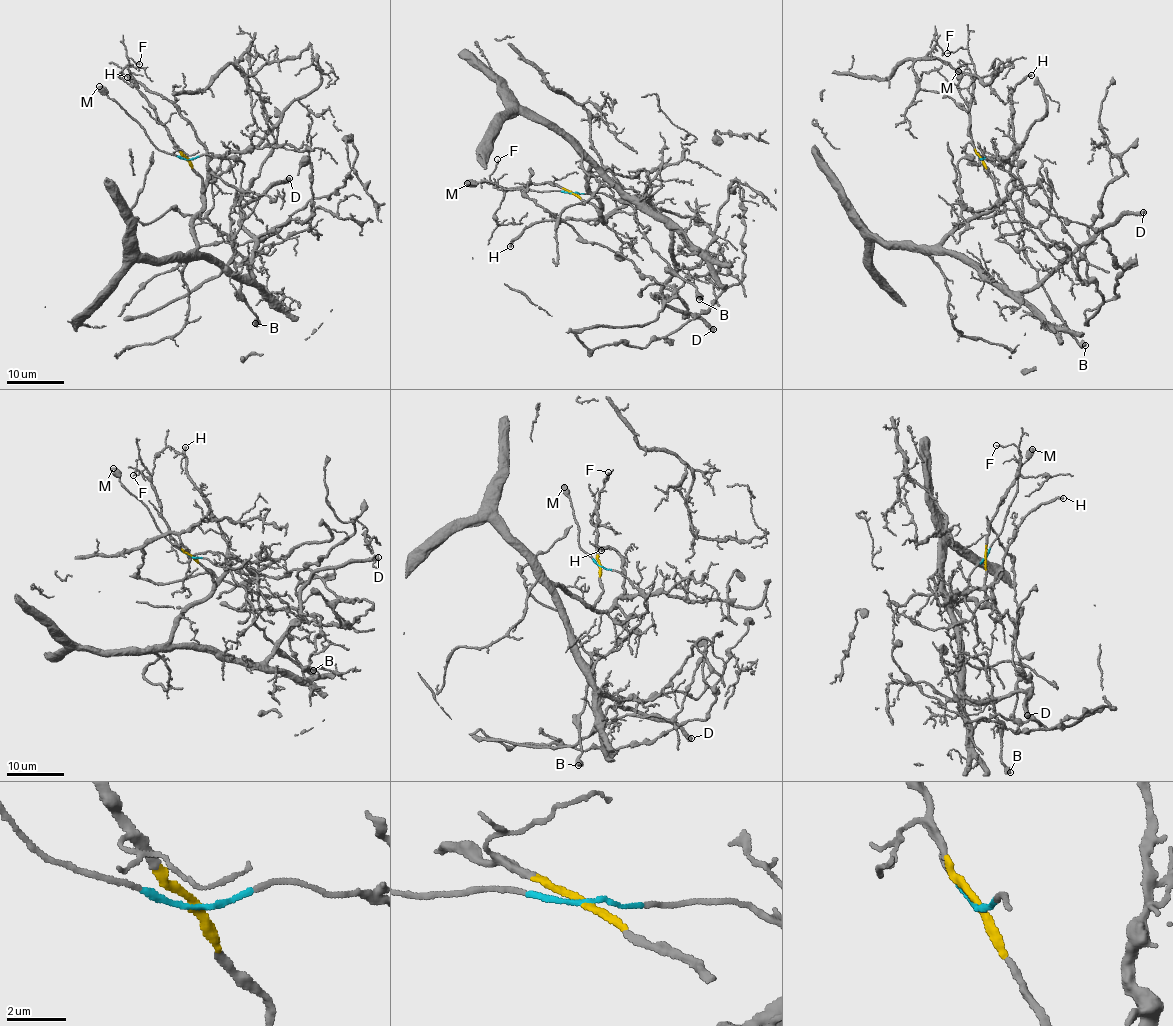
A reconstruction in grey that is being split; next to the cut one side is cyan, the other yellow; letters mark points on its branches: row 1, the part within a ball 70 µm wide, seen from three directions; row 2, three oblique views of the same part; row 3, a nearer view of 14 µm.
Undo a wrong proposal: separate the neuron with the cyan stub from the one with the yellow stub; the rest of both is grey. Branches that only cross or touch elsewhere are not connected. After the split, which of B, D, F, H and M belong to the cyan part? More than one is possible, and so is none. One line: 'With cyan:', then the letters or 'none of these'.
With cyan: B, M

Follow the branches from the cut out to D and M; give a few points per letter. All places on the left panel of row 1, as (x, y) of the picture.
D: (187, 159), (202, 178), (197, 250), (249, 279), (255, 244), (240, 212), (290, 178)
M: (187, 159), (160, 150), (146, 131), (99, 86)

